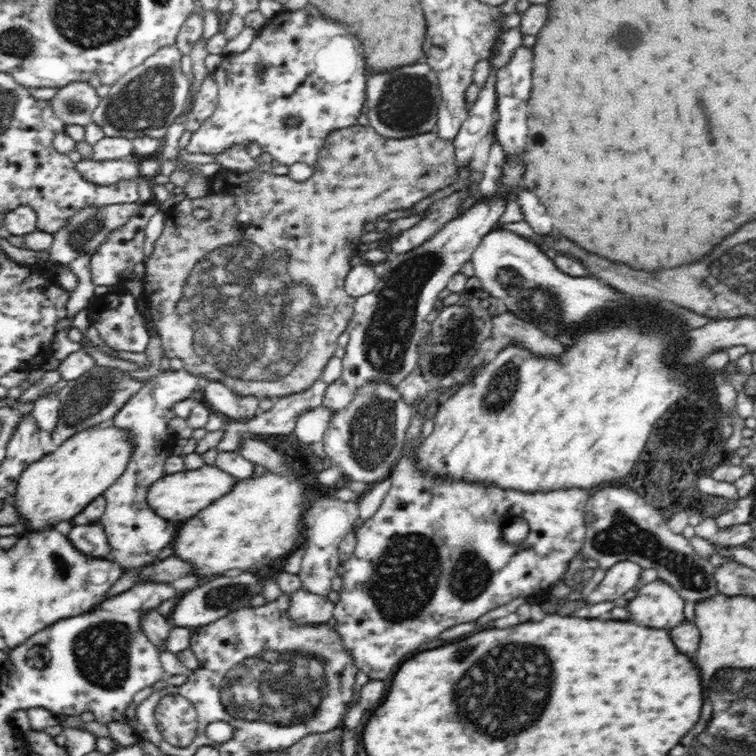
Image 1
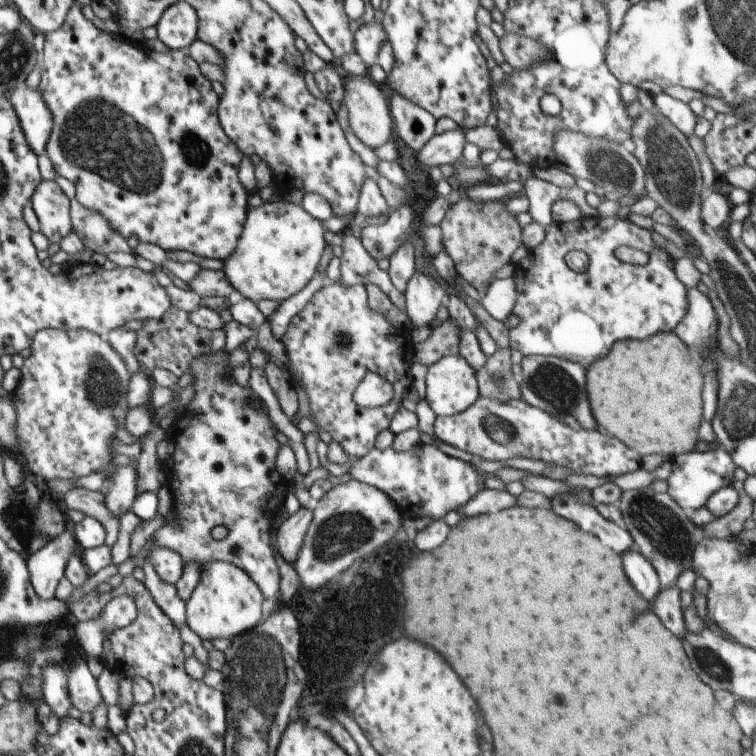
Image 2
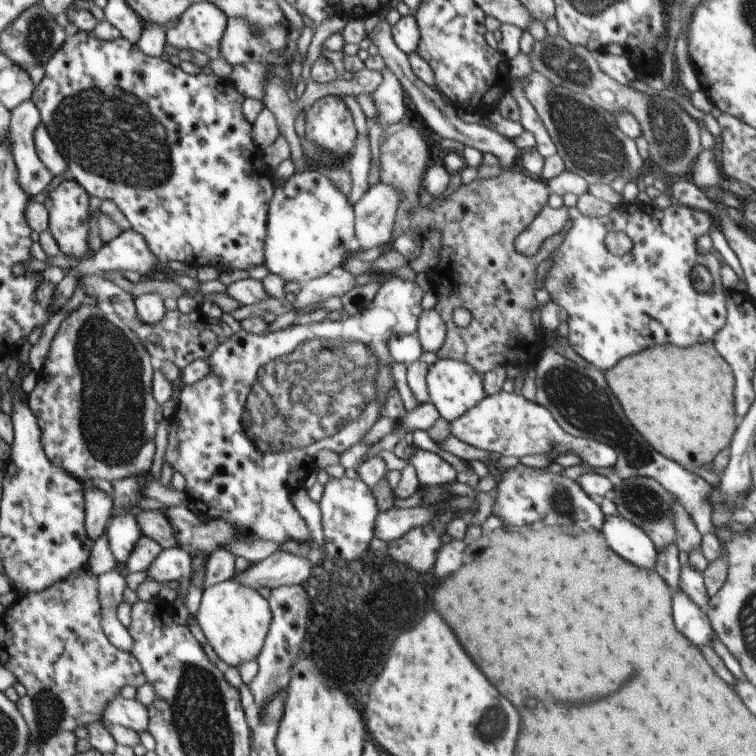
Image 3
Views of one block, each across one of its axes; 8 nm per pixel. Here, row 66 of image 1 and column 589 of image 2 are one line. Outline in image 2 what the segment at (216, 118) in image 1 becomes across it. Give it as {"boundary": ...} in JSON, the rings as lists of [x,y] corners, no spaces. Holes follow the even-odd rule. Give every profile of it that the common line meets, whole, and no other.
{"boundary":[[[623,215],[608,218],[601,218],[599,216],[596,218],[581,217],[579,220],[568,223],[553,221],[552,226],[546,228],[546,238],[544,238],[544,242],[539,246],[536,246],[534,250],[529,250],[526,260],[518,262],[517,265],[514,266],[512,278],[514,278],[514,284],[516,284],[516,304],[514,304],[511,314],[519,317],[520,323],[514,328],[509,328],[509,326],[507,326],[510,348],[518,350],[524,357],[526,355],[557,357],[580,364],[586,368],[586,366],[590,366],[594,360],[598,360],[600,356],[609,354],[610,348],[612,348],[617,341],[629,339],[646,340],[646,338],[650,338],[650,336],[654,336],[654,334],[658,334],[658,332],[673,332],[676,329],[676,326],[680,324],[680,320],[686,316],[686,308],[688,308],[688,288],[678,280],[674,267],[672,268],[672,266],[670,266],[670,260],[675,259],[676,254],[674,249],[660,250],[660,248],[652,242],[651,233],[646,230],[646,228],[640,228],[636,226],[636,224],[632,224],[632,222]],[[620,246],[627,246],[648,253],[650,256],[648,264],[644,264],[644,266],[634,266],[634,264],[620,262],[614,255],[614,250]],[[573,250],[584,251],[588,255],[588,258],[590,258],[590,264],[588,264],[587,270],[580,272],[580,274],[570,270],[564,260],[566,254]]]}

